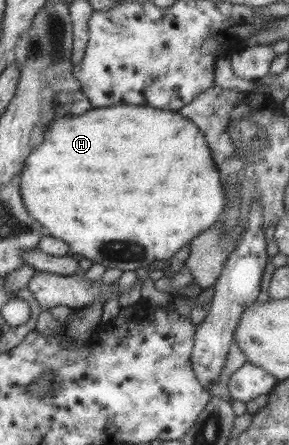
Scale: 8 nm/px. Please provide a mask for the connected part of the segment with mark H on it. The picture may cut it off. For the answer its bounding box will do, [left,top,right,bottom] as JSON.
[19,105,225,271]

